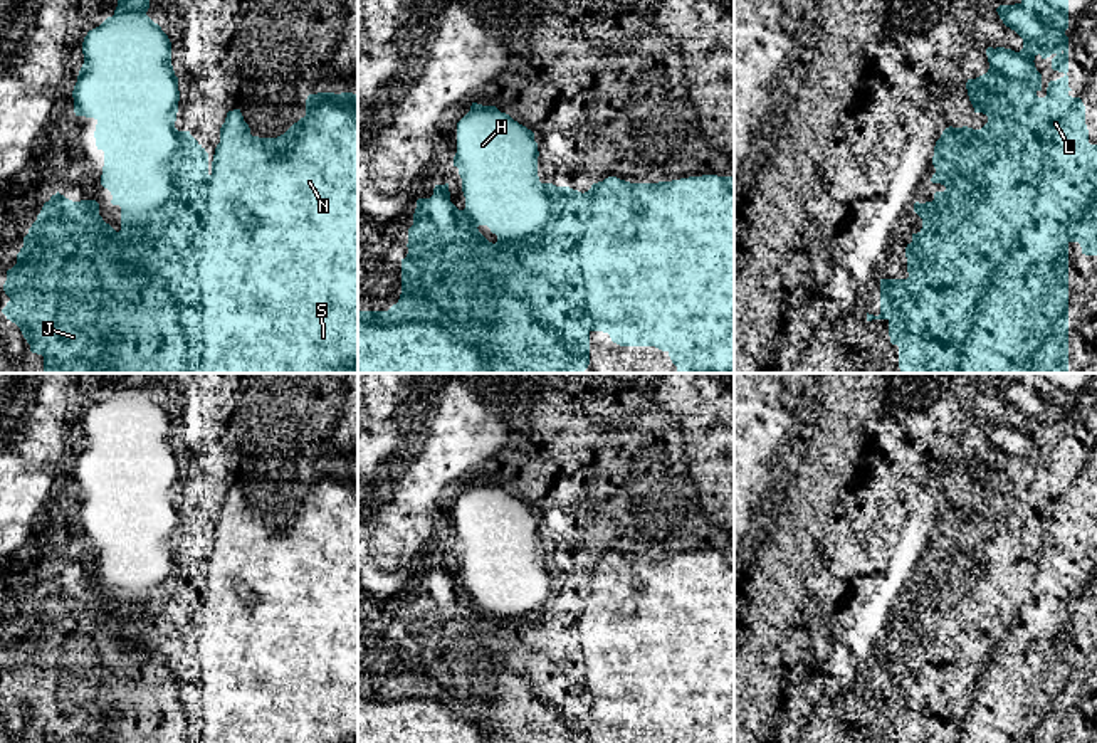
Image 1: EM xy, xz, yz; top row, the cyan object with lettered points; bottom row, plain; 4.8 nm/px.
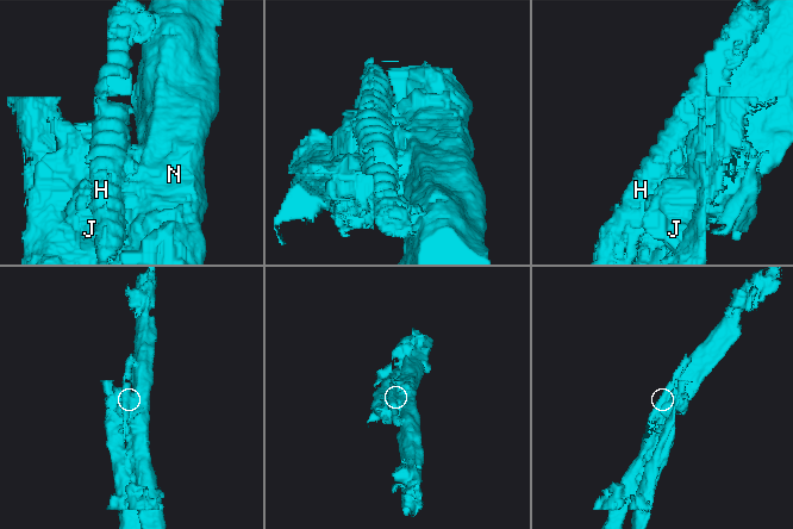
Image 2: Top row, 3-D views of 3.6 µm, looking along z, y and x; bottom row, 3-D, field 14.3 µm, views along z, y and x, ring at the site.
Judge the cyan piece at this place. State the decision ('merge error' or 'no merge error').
merge error

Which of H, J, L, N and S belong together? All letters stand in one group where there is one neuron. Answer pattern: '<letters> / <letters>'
H J L / N S

